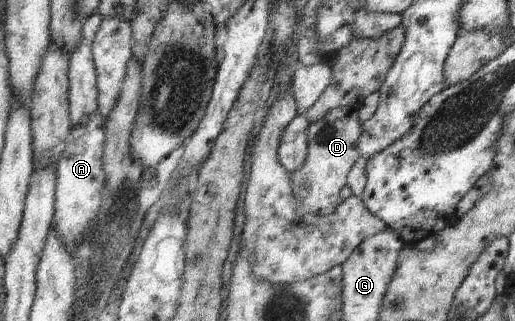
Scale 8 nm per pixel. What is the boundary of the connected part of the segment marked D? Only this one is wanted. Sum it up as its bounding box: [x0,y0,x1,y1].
[290,107,364,216]

